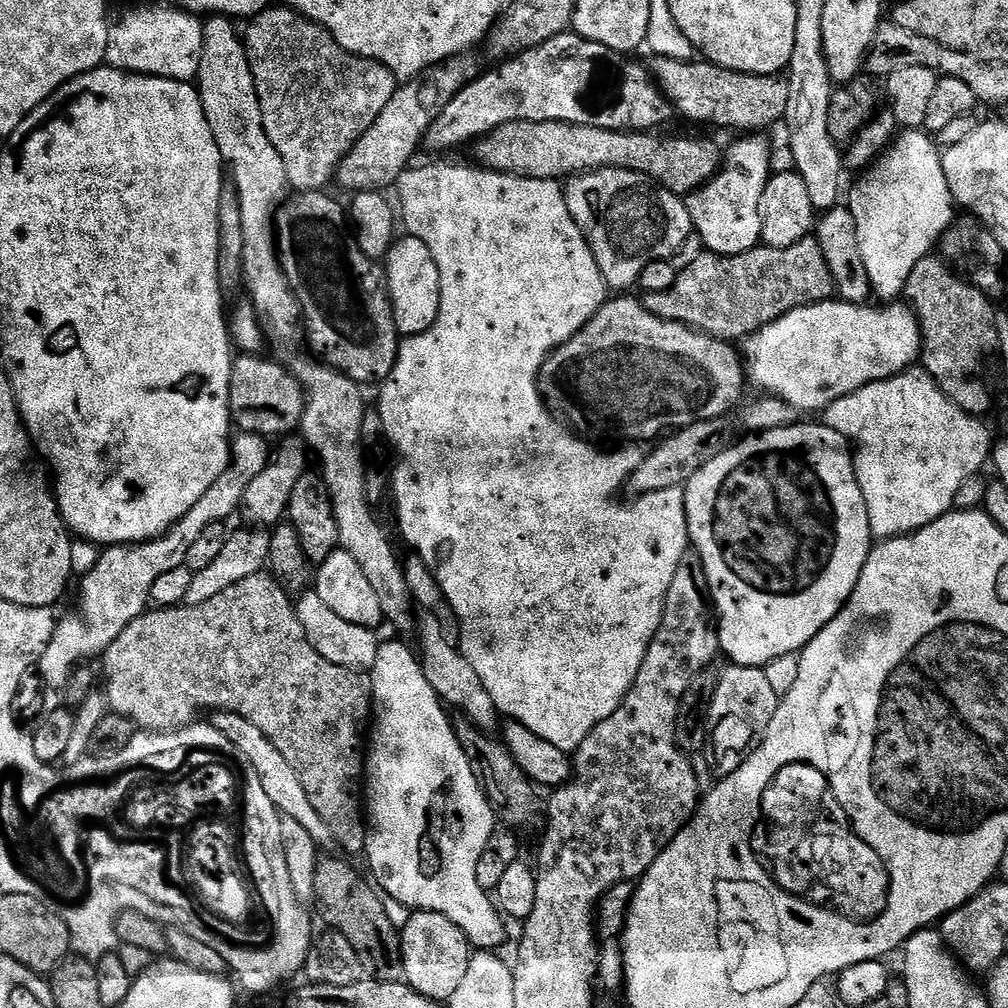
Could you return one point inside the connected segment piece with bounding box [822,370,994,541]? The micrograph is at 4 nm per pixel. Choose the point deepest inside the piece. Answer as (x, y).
(914, 446)

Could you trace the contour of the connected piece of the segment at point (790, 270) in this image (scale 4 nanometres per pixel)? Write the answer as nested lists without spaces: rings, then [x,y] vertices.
[[[805,238],[793,244],[787,243],[779,248],[757,246],[733,256],[723,256],[707,250],[701,253],[701,256],[694,257],[685,268],[681,267],[677,271],[674,286],[662,290],[662,294],[643,293],[642,303],[650,314],[663,320],[684,324],[687,328],[704,332],[719,340],[743,342],[759,328],[790,314],[792,308],[821,304],[824,300],[833,299],[836,290],[830,266],[826,266],[826,258],[822,258],[822,246],[818,246],[814,238]]]

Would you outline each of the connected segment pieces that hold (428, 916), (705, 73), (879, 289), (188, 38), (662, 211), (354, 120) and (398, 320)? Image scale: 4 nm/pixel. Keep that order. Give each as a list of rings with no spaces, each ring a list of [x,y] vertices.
[[[413,911],[400,932],[400,960],[404,963],[403,983],[409,984],[426,998],[446,1002],[466,978],[466,966],[472,961],[473,949],[466,934],[450,918],[437,912]]]
[[[652,56],[650,73],[652,79],[660,85],[673,109],[680,112],[688,120],[697,120],[700,124],[717,124],[720,128],[737,128],[740,134],[756,134],[759,128],[768,128],[771,124],[780,124],[786,114],[786,102],[788,101],[787,79],[779,75],[759,76],[749,72],[735,72],[729,68],[723,68],[711,62],[699,62],[692,58],[677,58],[674,56]]]
[[[923,130],[901,131],[884,155],[863,173],[864,180],[858,181],[849,192],[847,189],[846,207],[854,214],[858,250],[862,250],[862,262],[866,262],[866,274],[872,291],[877,297],[881,296],[881,301],[892,302],[903,297],[910,270],[914,270],[917,262],[929,255],[939,245],[944,233],[953,227],[954,201],[940,161],[941,155],[941,149],[929,133]]]
[[[132,8],[120,21],[108,30],[106,60],[113,68],[134,72],[138,76],[161,76],[171,80],[191,81],[194,76],[194,40],[192,44],[192,20],[189,13],[173,8]]]
[[[600,168],[597,172],[571,177],[564,188],[564,201],[592,251],[602,278],[612,290],[631,289],[628,287],[631,284],[633,287],[639,281],[642,269],[649,262],[675,257],[675,252],[694,232],[687,203],[642,172],[631,172],[625,168]]]
[[[287,6],[269,7],[251,17],[247,24],[248,29],[242,32],[244,53],[248,56],[252,85],[256,88],[256,97],[260,103],[262,126],[274,150],[278,150],[282,158],[289,185],[295,186],[303,182],[304,168],[311,164],[332,166],[343,159],[352,144],[378,118],[394,94],[398,80],[376,60],[367,60],[342,50],[342,46],[333,42],[320,25],[304,19]]]
[[[407,234],[393,240],[392,249],[382,261],[382,272],[386,277],[388,298],[392,301],[392,317],[397,333],[407,338],[430,330],[438,318],[440,279],[438,266],[430,250],[426,250],[426,244]]]

